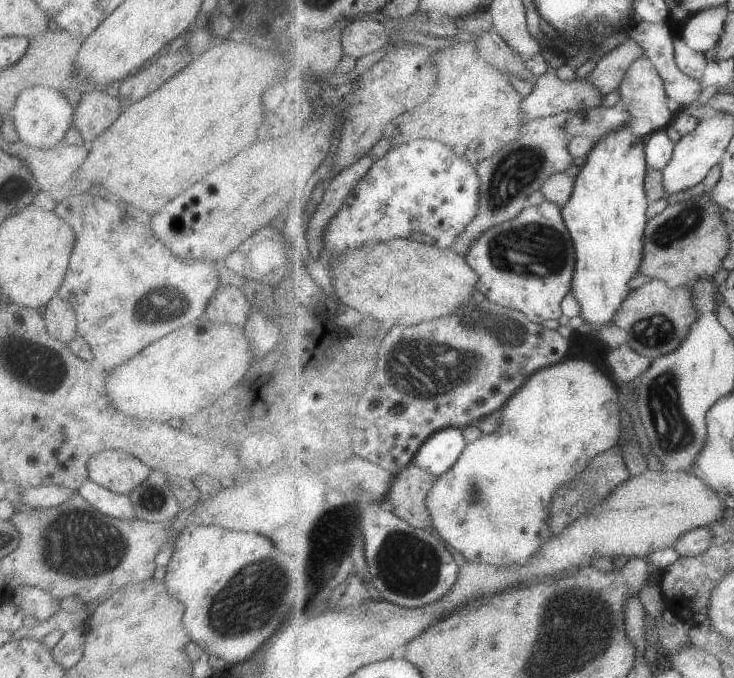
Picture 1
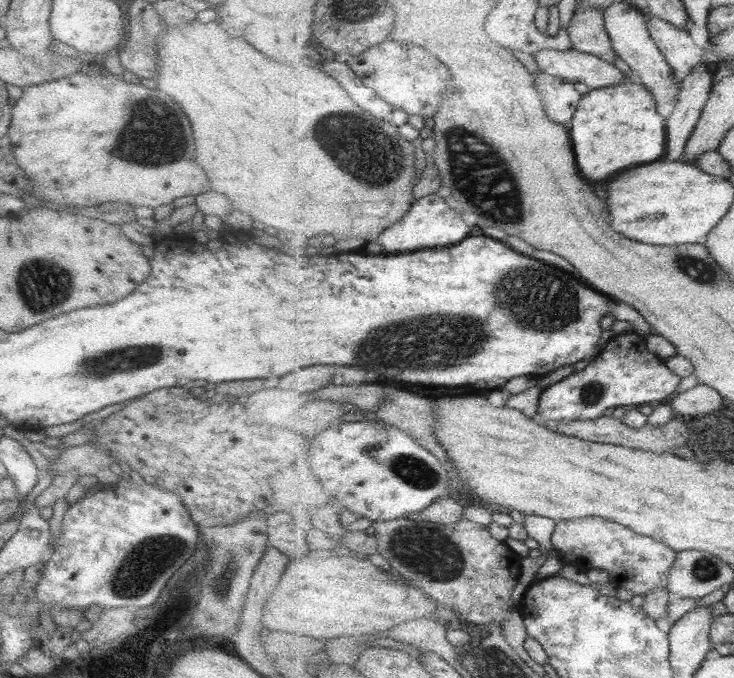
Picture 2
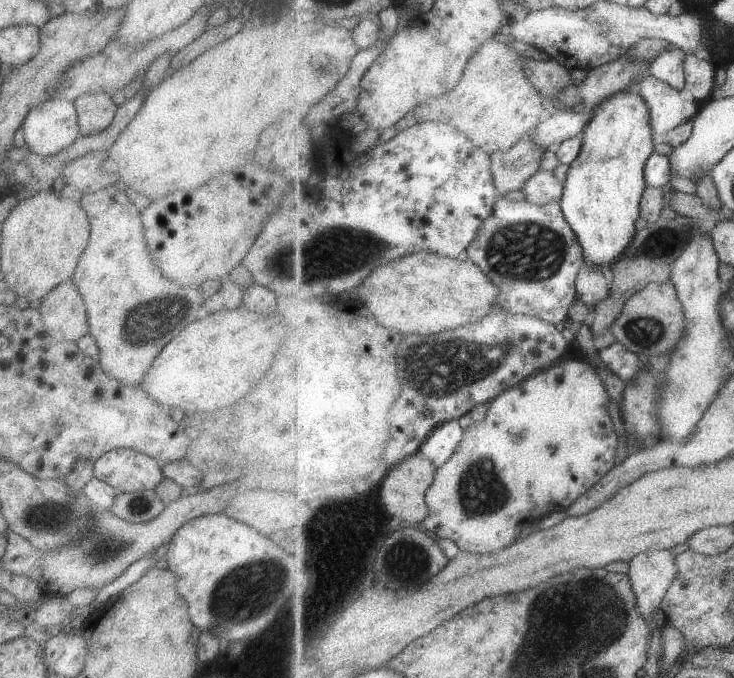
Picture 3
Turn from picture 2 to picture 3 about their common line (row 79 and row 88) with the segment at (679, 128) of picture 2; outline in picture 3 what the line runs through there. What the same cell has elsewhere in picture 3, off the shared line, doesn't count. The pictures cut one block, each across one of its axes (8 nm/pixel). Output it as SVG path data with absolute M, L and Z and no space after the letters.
M683 50L686 71L686 88L684 93L697 103L712 99L715 87L715 64L708 56L697 56Z

